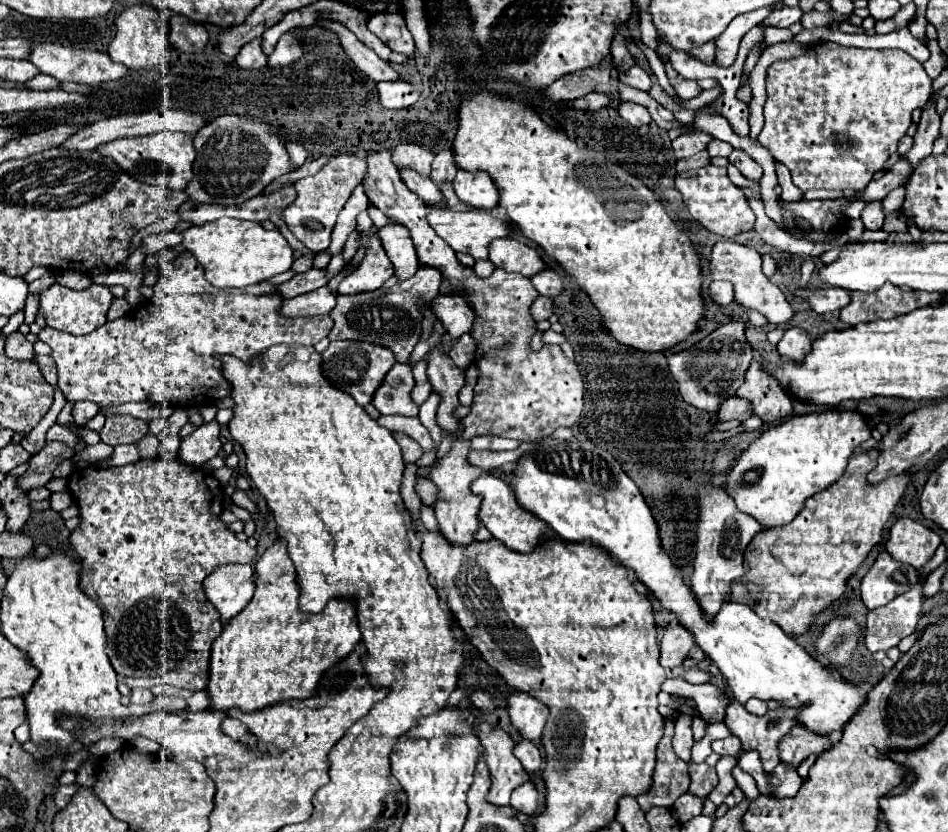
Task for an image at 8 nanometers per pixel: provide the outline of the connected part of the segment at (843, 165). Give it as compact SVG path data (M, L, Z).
M816 43L812 45L804 55L796 57L796 59L786 59L786 61L776 61L768 67L766 71L766 91L768 91L768 99L764 105L764 129L758 135L758 143L762 147L766 147L772 157L778 163L784 163L790 173L792 173L792 181L800 191L808 191L808 189L832 189L832 191L862 191L870 181L872 175L876 171L880 171L884 167L884 163L888 161L888 157L898 149L898 141L900 137L906 135L906 129L910 125L910 115L914 109L924 107L932 95L932 79L926 75L924 67L920 61L916 61L914 57L910 57L908 53L900 51L900 49L858 49L858 47L842 47L838 43Z

